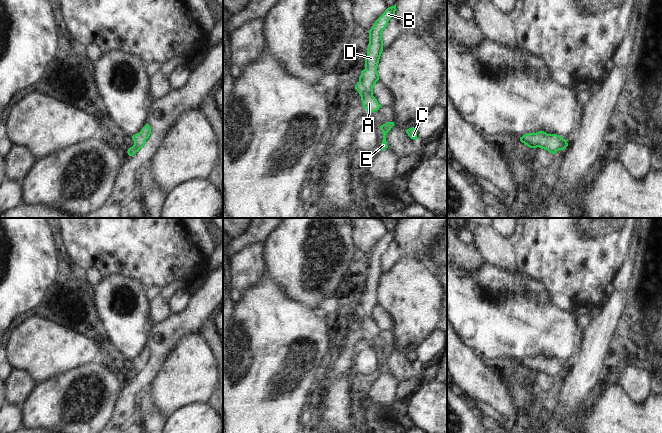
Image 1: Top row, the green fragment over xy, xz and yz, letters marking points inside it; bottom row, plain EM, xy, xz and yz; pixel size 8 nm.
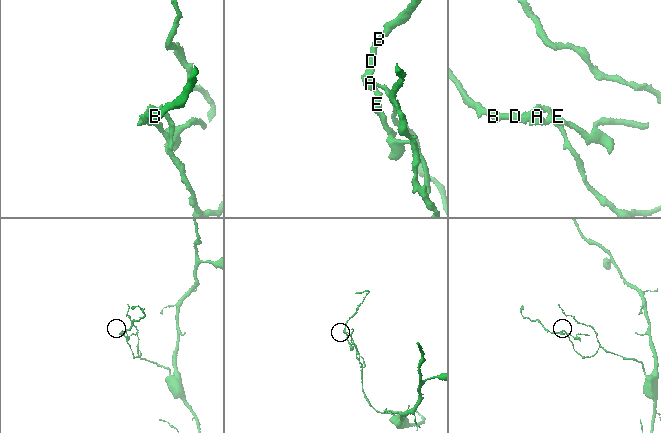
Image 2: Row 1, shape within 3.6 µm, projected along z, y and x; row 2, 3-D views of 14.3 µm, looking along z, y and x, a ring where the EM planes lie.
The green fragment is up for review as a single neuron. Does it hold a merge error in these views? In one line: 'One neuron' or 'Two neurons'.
Two neurons.

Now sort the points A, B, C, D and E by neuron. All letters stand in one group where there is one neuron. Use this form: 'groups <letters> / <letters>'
groups A E / B C D

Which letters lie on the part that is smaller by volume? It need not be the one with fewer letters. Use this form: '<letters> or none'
A, E

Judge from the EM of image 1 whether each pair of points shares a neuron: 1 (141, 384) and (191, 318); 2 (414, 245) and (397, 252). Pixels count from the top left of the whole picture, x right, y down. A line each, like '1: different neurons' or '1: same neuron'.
1: same neuron
2: different neurons

